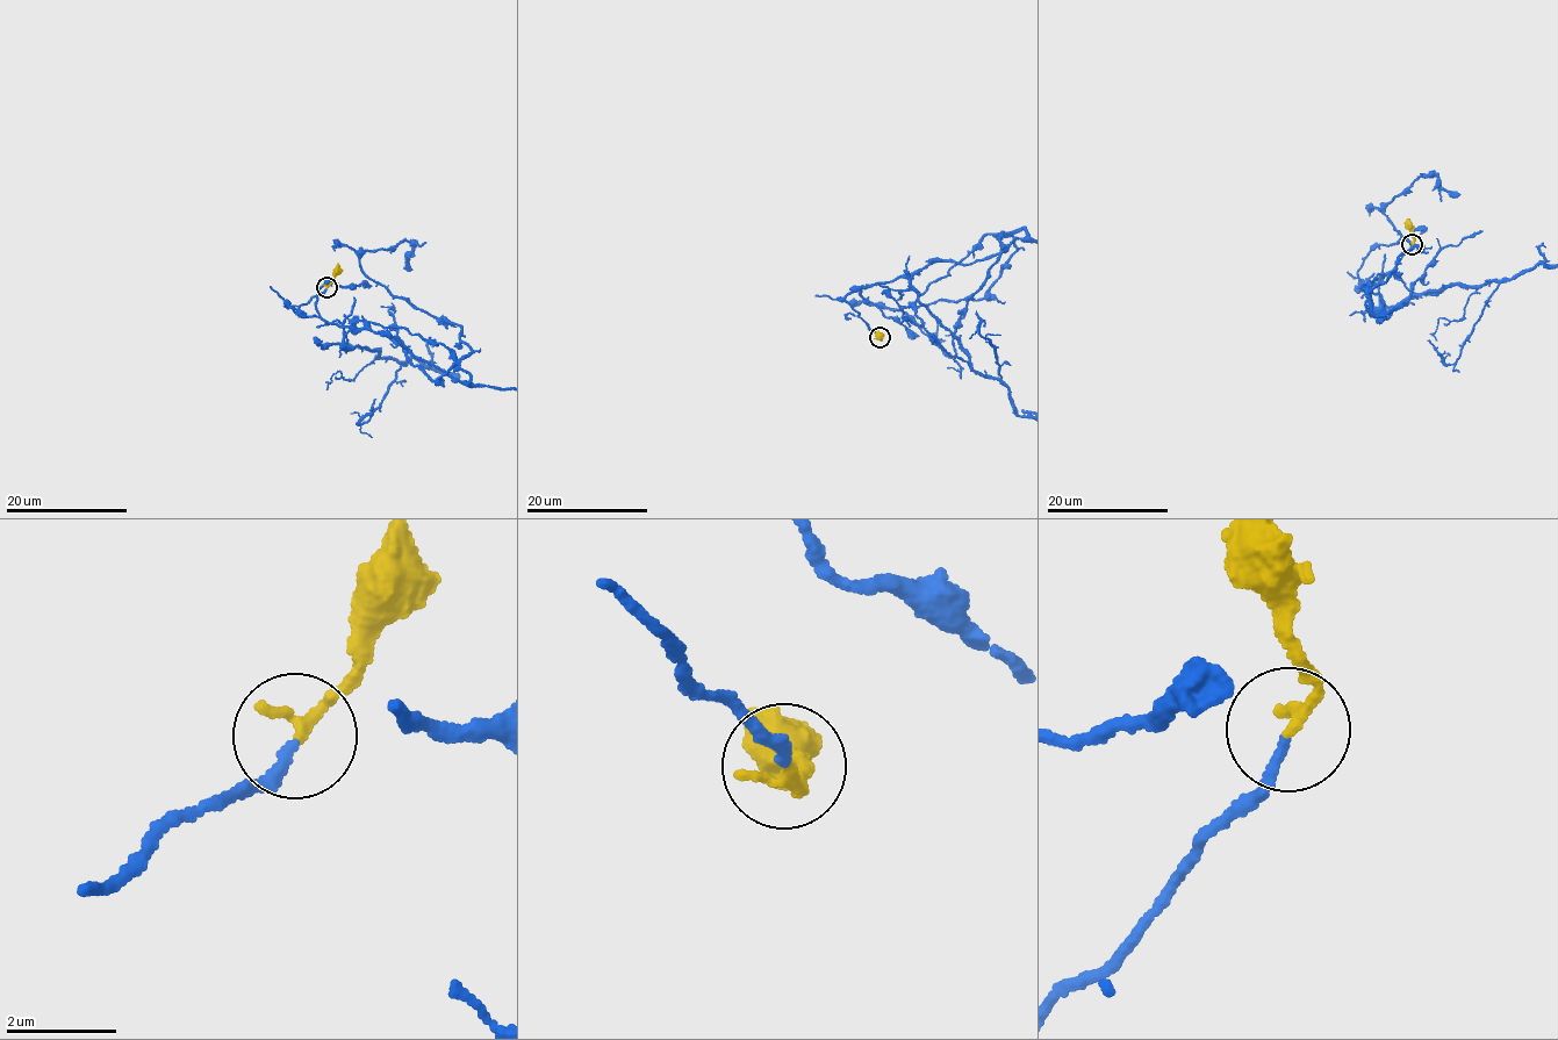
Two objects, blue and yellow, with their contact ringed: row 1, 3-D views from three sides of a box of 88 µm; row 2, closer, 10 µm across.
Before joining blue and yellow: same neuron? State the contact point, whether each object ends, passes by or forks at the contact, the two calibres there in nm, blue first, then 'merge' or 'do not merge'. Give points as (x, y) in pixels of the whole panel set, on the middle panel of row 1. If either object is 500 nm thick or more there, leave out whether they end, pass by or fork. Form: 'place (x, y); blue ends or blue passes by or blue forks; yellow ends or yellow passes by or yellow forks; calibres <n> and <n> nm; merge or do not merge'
place (880, 337); blue ends; yellow ends; calibres 170 and 220 nm; merge

